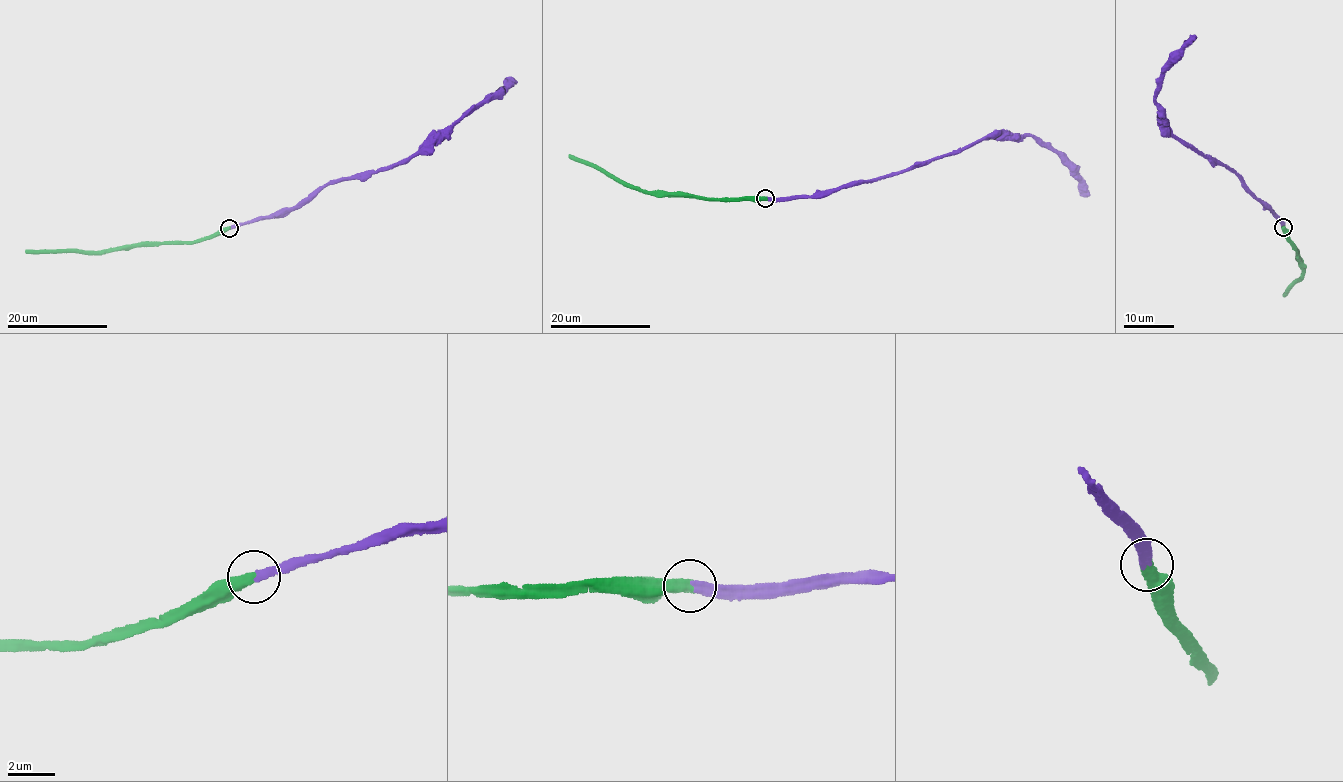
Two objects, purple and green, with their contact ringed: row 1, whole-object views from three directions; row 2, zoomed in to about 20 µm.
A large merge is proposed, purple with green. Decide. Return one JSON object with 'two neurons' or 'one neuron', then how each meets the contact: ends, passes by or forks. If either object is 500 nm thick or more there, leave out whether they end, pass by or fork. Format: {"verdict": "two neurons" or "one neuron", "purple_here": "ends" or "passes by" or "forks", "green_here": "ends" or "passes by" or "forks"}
{"verdict": "one neuron"}

